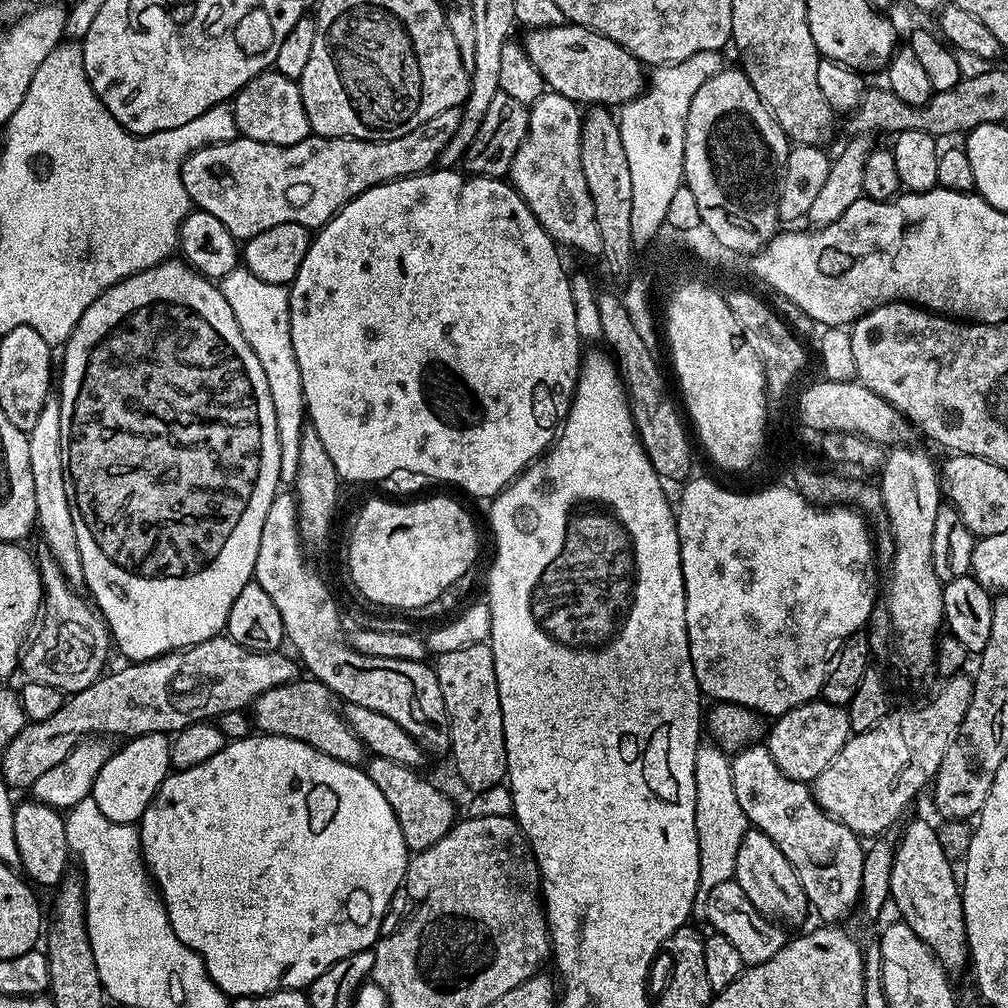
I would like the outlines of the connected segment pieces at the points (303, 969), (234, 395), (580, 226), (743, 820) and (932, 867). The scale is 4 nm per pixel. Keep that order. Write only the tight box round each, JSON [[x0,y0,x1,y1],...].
[[138,734,410,998],[58,258,281,661],[510,90,603,258],[694,742,750,901],[890,820,969,970]]

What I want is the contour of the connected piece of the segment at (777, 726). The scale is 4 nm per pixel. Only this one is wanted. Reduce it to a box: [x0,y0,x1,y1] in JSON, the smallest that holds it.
[766,698,853,782]

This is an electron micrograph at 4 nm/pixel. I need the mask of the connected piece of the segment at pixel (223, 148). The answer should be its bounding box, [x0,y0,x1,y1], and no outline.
[180,135,384,242]

